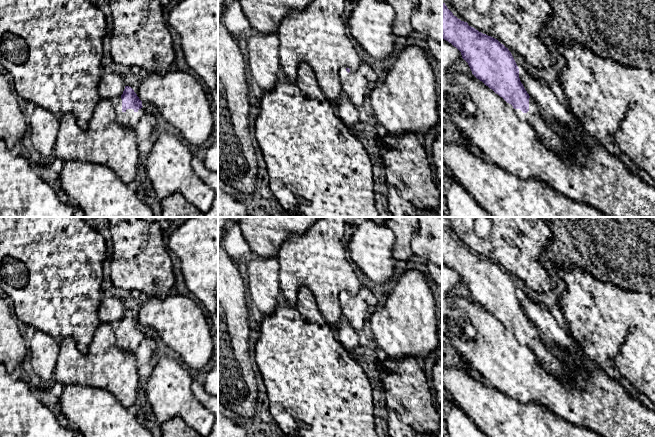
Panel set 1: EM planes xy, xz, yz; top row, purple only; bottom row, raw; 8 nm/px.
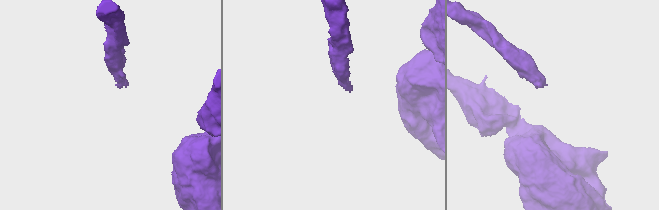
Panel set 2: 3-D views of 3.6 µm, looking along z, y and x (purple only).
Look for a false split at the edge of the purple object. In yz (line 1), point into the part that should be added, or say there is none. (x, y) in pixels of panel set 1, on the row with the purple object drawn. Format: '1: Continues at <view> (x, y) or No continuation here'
1: Continues at yz (551, 137)

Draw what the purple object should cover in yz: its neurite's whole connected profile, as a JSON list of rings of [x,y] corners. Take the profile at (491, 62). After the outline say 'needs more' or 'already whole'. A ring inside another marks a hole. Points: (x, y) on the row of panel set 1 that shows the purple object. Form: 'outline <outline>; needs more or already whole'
outline [[[443,2],[442,39],[461,52],[472,74],[511,104],[516,114],[530,123],[553,152],[573,163],[583,164],[584,158],[575,155],[525,90],[519,78],[519,68],[508,48],[458,19]]]; needs more

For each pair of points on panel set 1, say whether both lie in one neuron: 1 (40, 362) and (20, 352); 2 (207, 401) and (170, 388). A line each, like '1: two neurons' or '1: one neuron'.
1: two neurons
2: two neurons

